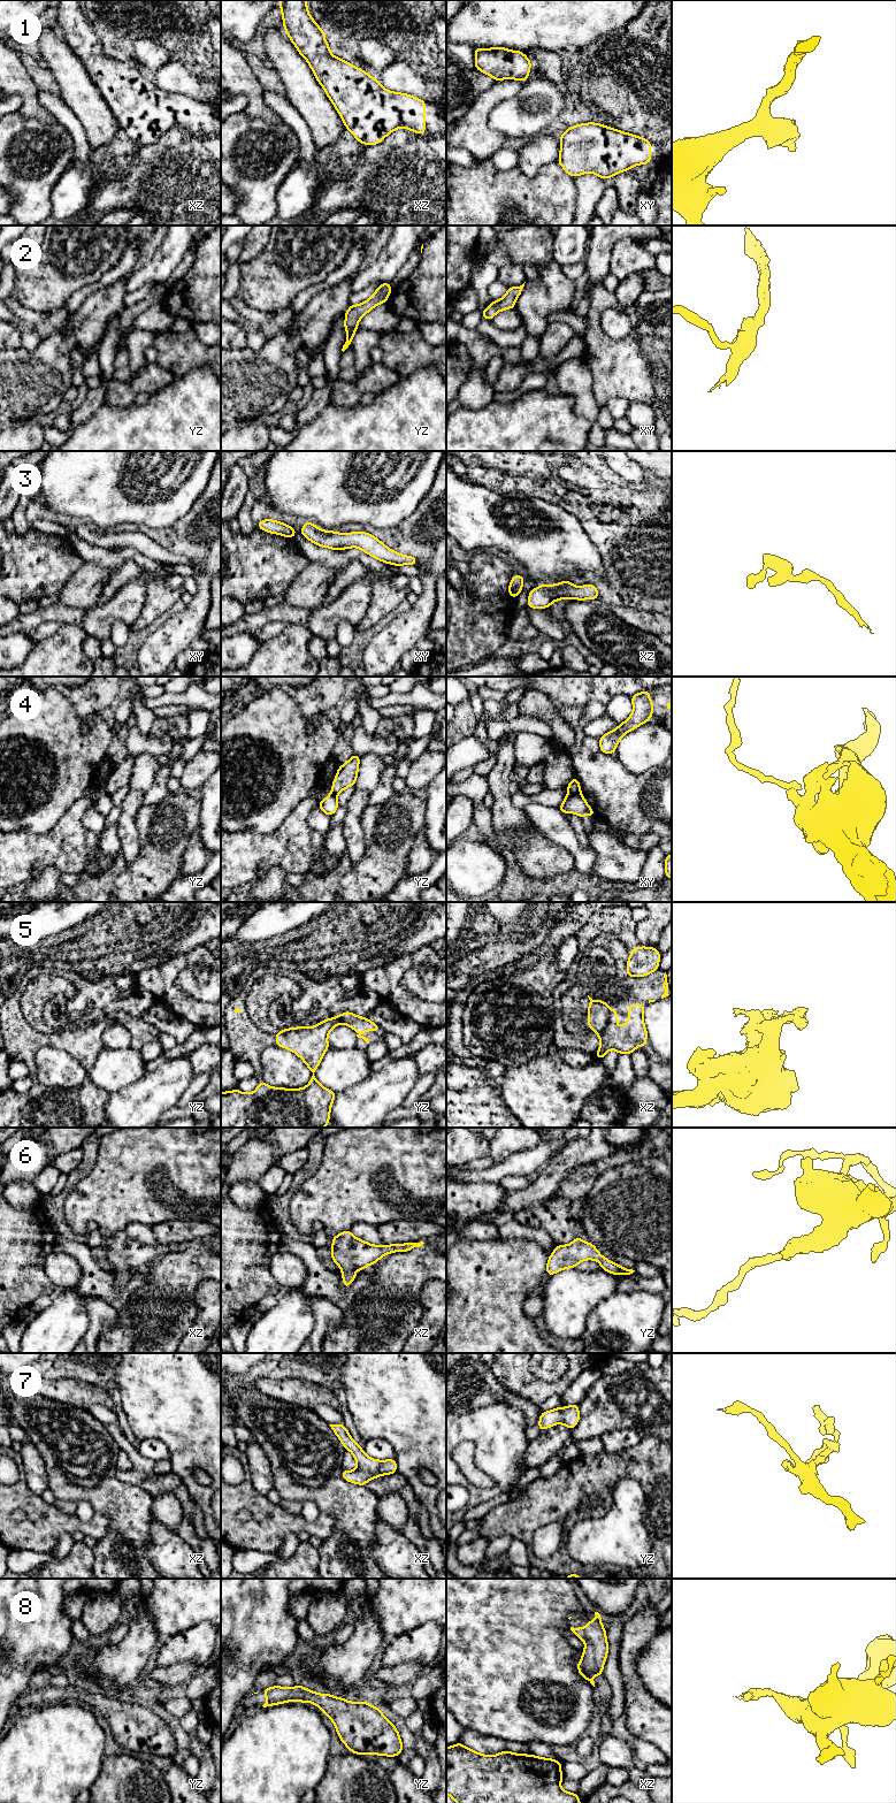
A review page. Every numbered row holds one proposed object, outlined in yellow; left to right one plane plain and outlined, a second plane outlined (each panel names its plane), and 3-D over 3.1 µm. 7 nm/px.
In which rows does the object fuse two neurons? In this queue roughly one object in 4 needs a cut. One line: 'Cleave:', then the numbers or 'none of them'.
Cleave: 4, 5

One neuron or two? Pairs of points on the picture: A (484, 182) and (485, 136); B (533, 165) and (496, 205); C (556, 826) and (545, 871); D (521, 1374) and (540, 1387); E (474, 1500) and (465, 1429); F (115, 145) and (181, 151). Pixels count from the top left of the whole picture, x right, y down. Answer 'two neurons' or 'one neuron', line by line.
A: two neurons
B: two neurons
C: two neurons
D: one neuron
E: one neuron
F: two neurons

